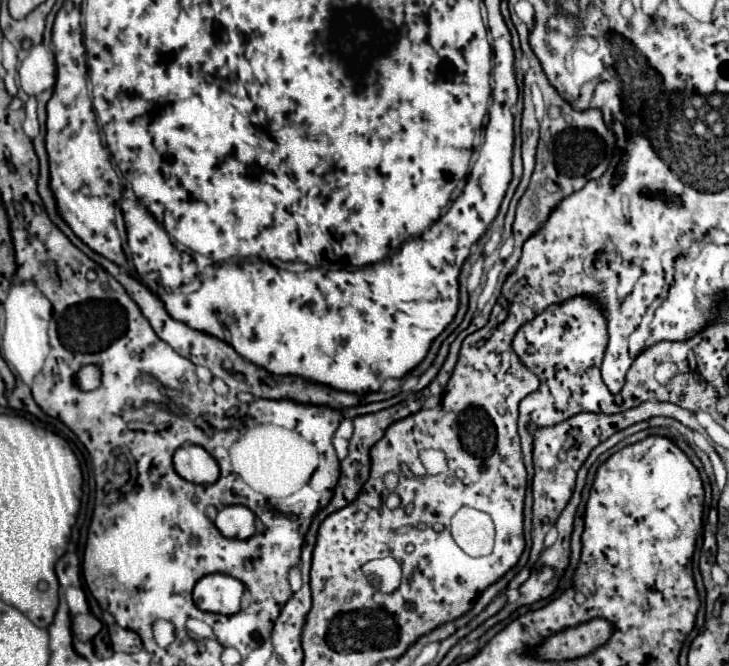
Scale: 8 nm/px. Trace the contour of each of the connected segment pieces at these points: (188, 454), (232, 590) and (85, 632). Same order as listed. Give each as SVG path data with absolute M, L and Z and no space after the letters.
M197 444L181 446L173 456L173 464L175 472L193 484L213 484L221 474L215 458Z
M229 574L203 576L193 590L197 608L215 614L235 614L241 608L241 596L245 586Z
M77 614L77 616L73 616L71 630L73 630L75 638L87 642L101 630L101 622L93 614Z

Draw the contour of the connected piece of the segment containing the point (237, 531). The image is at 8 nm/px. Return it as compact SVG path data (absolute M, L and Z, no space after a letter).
M225 506L215 518L215 526L225 538L251 538L255 534L255 516L245 506Z

